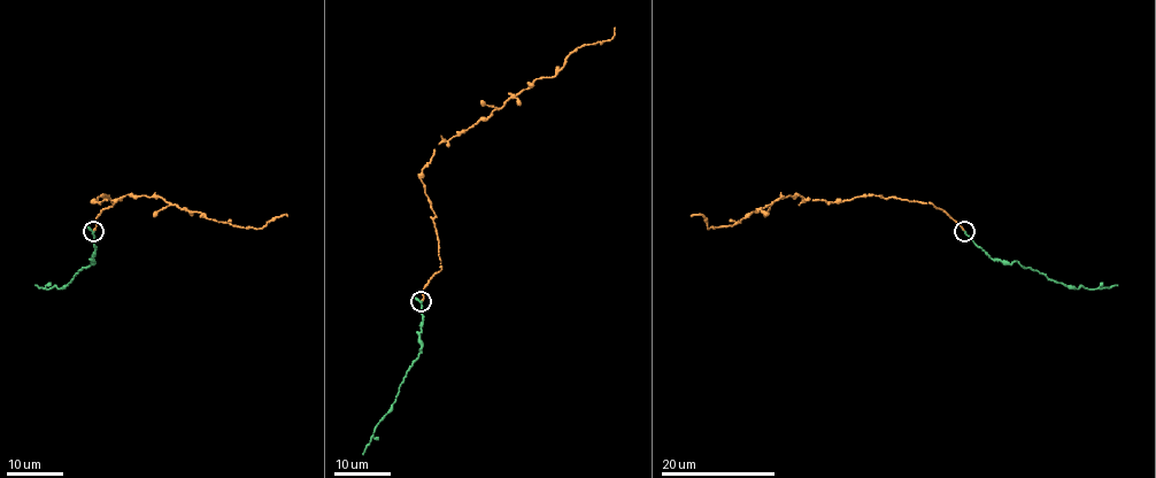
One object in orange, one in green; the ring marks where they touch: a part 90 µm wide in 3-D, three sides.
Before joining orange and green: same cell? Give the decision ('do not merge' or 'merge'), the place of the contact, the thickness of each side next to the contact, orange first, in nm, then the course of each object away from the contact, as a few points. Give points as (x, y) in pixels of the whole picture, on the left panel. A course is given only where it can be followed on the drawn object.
merge; at (93, 231); 160 nm thick on the orange side, 200 nm on the other; orange runs (93, 231), (97, 216), (114, 203), (103, 195), (93, 201), (161, 197), (245, 228), (262, 228), (287, 215); green runs (93, 231), (93, 263), (92, 261), (79, 269), (61, 287), (36, 285)

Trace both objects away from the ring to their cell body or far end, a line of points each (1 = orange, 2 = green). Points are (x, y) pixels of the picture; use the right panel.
1: (963, 231), (932, 203), (875, 195), (831, 202), (779, 197), (716, 228), (708, 228), (704, 216), (690, 215)
2: (963, 231), (993, 260), (1011, 263), (1017, 261), (1074, 287), (1117, 285)

